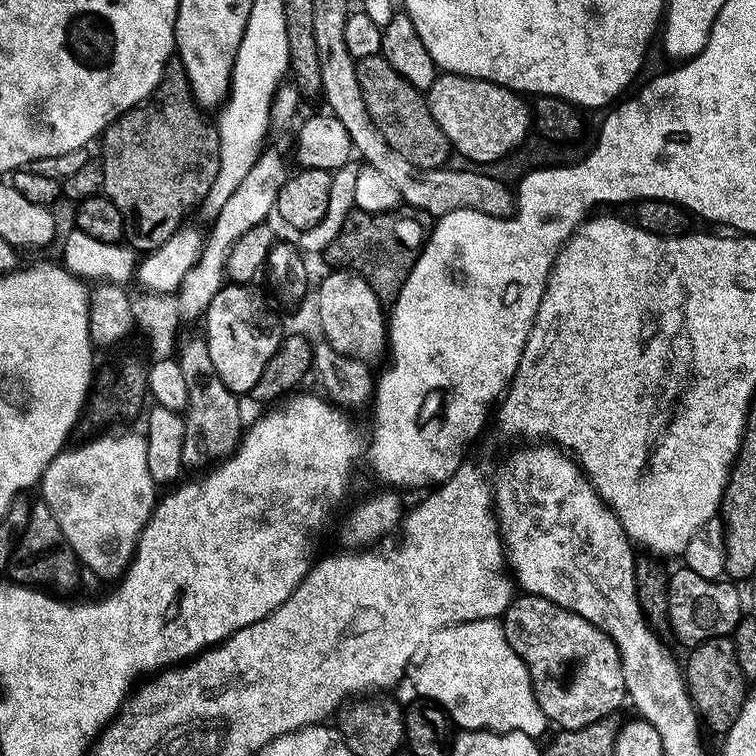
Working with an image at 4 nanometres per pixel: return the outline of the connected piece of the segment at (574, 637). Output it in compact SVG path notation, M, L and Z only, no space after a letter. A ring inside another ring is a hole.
M521 595L512 601L508 613L502 617L510 646L524 659L530 670L532 685L536 691L542 710L557 729L565 732L582 730L600 724L607 716L615 716L628 700L628 687L624 663L616 644L600 628L596 628L586 618L550 602L546 598Z

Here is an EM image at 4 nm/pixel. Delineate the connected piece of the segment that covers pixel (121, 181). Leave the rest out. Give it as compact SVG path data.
M174 58L164 71L156 92L138 108L132 108L125 116L115 120L102 137L104 144L103 195L112 199L114 206L122 210L124 234L127 243L137 253L151 254L169 247L188 220L188 215L207 198L220 176L220 134L215 123L204 120L205 113L196 102L192 83L186 74L186 66Z

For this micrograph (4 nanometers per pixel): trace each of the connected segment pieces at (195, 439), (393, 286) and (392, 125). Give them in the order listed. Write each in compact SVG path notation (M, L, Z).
M205 339L179 349L178 363L190 390L186 413L186 438L184 439L184 462L189 469L219 465L228 459L237 448L246 432L246 423L240 417L241 401L218 378L214 361L210 359L210 346Z
M354 210L326 253L333 269L347 270L361 276L382 302L395 301L399 296L402 286L406 286L414 266L424 253L424 245L430 235L422 221L400 215Z
M384 55L359 61L356 70L372 119L376 121L376 128L383 134L390 148L402 158L406 158L406 162L417 166L421 172L445 167L451 161L448 159L454 156L454 149L446 134L442 134L442 126L434 122L434 114L425 93L415 89L410 82L402 78Z

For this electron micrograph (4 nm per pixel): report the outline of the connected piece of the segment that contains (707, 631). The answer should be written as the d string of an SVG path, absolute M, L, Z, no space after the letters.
M680 566L677 572L673 571L668 582L668 589L670 590L670 626L672 627L673 637L677 641L680 639L682 643L688 644L689 649L710 642L714 638L731 637L736 628L746 618L744 600L740 597L740 592L736 588L739 587L732 582L702 578L686 566Z

